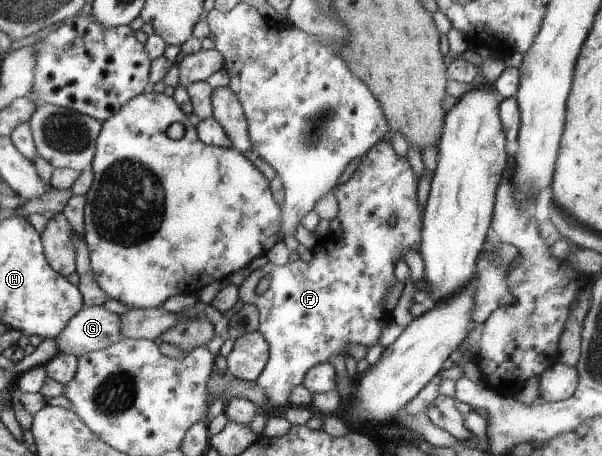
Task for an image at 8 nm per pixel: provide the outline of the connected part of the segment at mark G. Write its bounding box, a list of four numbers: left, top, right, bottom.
[54,304,121,357]

